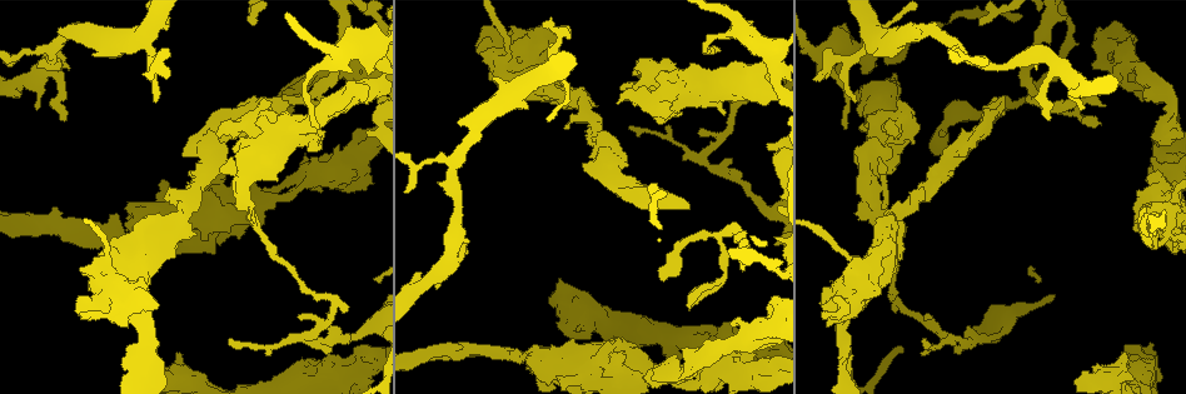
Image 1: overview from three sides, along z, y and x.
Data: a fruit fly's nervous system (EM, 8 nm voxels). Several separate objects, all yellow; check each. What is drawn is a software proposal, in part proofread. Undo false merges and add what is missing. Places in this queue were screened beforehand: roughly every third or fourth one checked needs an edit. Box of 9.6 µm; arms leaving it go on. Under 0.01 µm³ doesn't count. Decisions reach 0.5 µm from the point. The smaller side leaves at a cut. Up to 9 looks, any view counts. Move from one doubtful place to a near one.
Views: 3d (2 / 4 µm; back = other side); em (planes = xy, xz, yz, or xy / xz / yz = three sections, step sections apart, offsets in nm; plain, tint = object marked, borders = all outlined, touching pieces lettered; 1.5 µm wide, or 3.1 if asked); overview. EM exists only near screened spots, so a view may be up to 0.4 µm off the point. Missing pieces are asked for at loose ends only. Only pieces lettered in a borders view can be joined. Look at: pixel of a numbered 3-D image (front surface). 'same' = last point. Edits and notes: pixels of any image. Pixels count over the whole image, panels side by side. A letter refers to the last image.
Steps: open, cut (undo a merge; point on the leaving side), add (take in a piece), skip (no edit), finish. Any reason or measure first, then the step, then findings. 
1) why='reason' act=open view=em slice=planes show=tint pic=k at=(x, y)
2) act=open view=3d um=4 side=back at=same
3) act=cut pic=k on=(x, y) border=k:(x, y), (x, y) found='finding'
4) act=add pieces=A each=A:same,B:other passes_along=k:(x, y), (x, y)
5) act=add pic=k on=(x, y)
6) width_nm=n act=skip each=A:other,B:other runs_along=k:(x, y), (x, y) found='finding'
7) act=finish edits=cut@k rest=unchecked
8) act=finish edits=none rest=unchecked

why='stops while still wide' act=open view=em slice=planes show=borders pic=1 at=(911, 142)

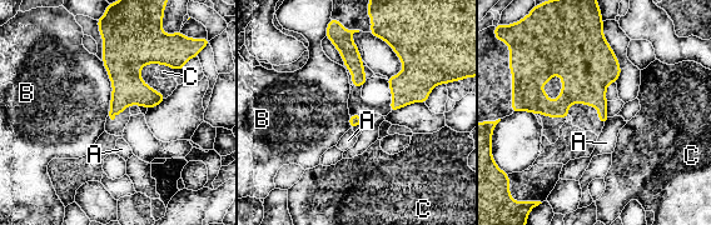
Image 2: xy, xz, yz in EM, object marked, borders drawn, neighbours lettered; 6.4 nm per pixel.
longest_contact=B:300nm act=skip each=A:other,B:other,C:other found='no lettered piece goes on from it'

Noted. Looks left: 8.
why='an open end' act=open view=em slice=planes show=borders pic=1 at=(1048, 118)

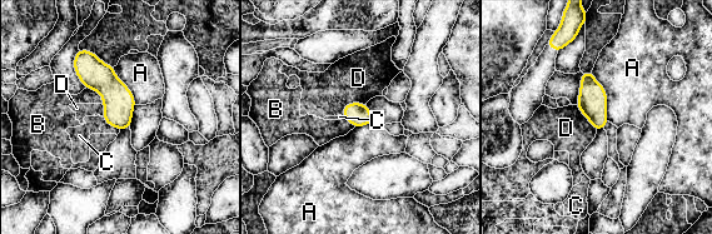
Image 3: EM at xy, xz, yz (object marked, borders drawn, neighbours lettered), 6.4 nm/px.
width_nm=150 act=skip each=A:other,B:other,C:other,D:other runs_along=3:(81, 55), (115, 94), (127, 124) found='none of them fits'

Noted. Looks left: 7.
why='free end' act=open view=3d um=4 pic=1 at=(769, 147)

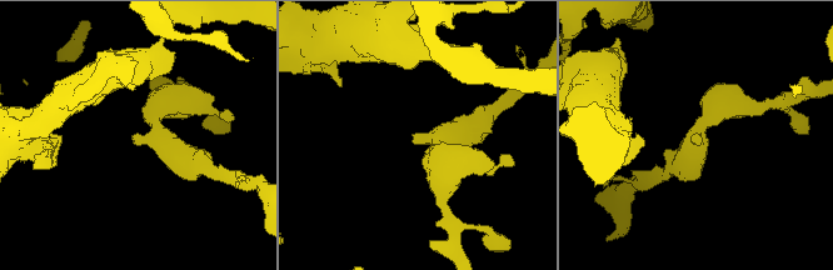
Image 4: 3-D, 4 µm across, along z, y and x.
arm_widths_nm=380,460 act=open view=em slice=xz step=4 show=borders pic=4 at=(416, 144)

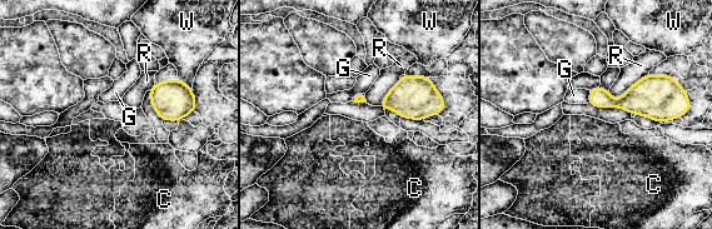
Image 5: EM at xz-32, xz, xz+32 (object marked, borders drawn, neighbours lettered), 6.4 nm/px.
why='another direction' act=open view=em slice=planes show=borders at=same

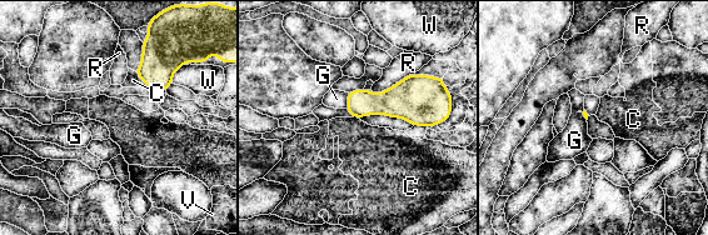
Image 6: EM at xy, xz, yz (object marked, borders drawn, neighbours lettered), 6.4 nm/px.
act=skip each=C:other,G:other,R:other,V:other,W:other border=6:(134, 71), (143, 81) found='none of them fits'

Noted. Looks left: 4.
why='an open end' act=open view=em slice=planes show=borders pic=1 at=(127, 323)

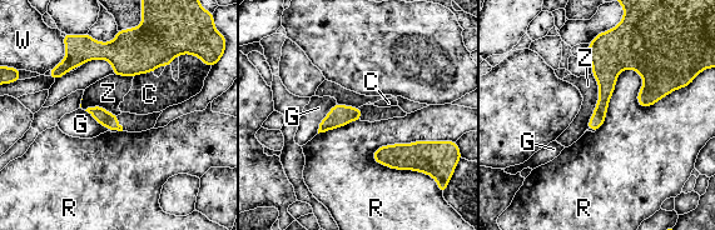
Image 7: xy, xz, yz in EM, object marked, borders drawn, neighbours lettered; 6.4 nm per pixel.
act=skip each=C:other,G:other,R:other,W:other,Z:other found='none of them fits'

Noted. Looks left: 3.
act=finish edits=none rest=unchecked

